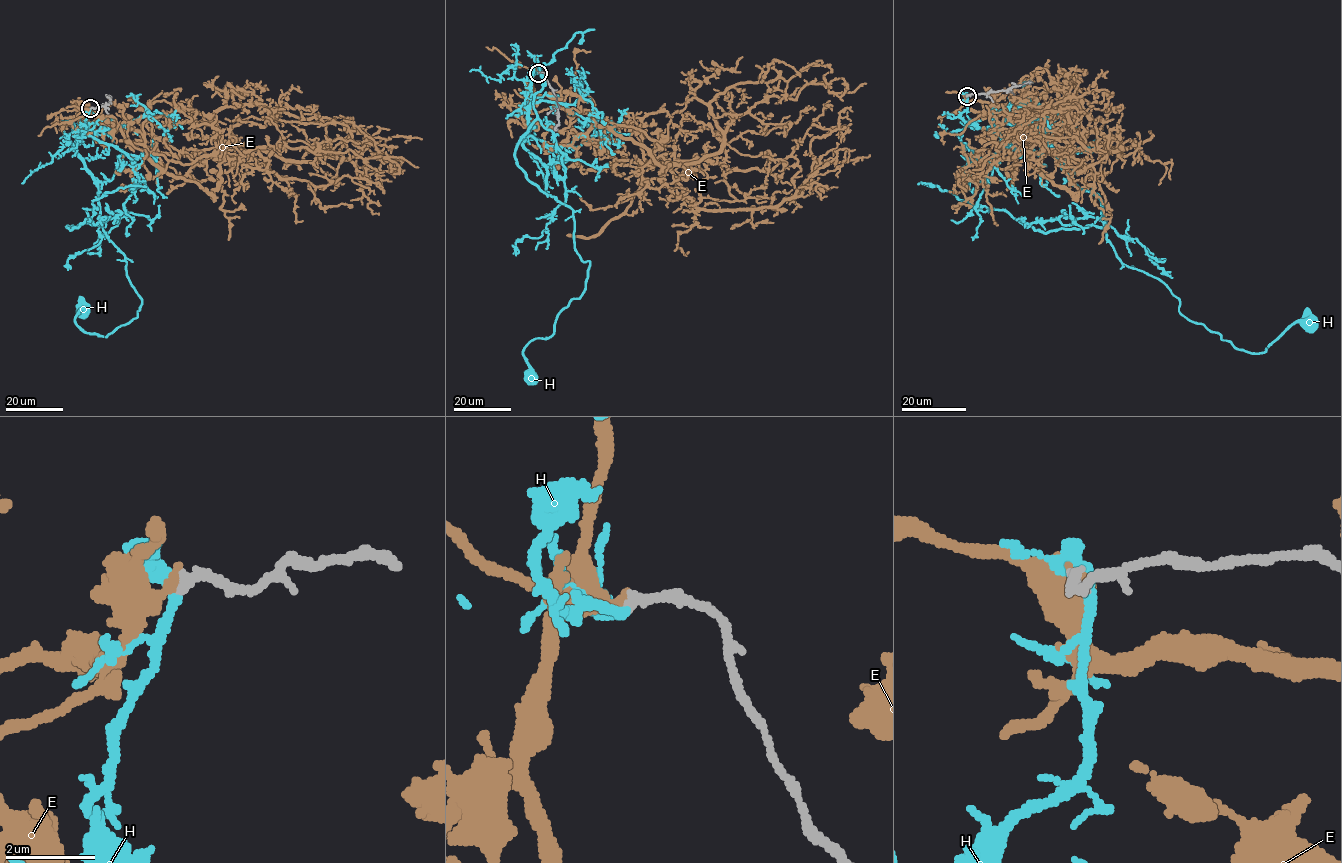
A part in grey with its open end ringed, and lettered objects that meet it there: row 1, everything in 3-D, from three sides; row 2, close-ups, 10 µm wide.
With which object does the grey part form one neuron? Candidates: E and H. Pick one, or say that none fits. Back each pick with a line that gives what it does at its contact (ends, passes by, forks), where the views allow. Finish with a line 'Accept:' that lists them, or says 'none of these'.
H: it passes by
Accept: H

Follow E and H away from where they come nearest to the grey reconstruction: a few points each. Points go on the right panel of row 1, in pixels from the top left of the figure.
E: (966, 95), (1004, 105), (1027, 159), (1077, 194), (1077, 136), (1121, 144), (1039, 135), (1010, 166)
H: (967, 96), (965, 121), (1045, 139), (1099, 200), (1116, 256), (1159, 278), (1185, 316), (1252, 353), (1308, 323)

